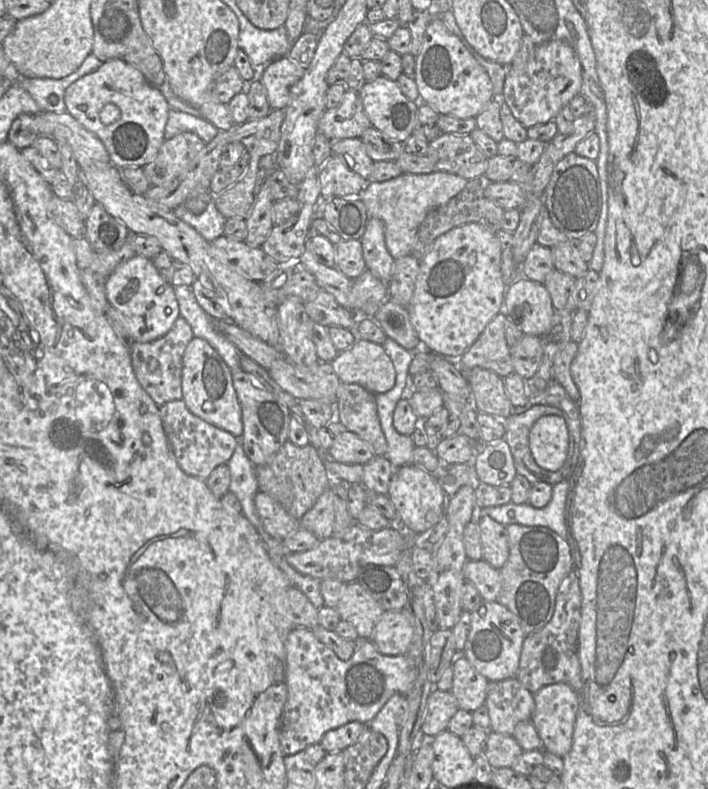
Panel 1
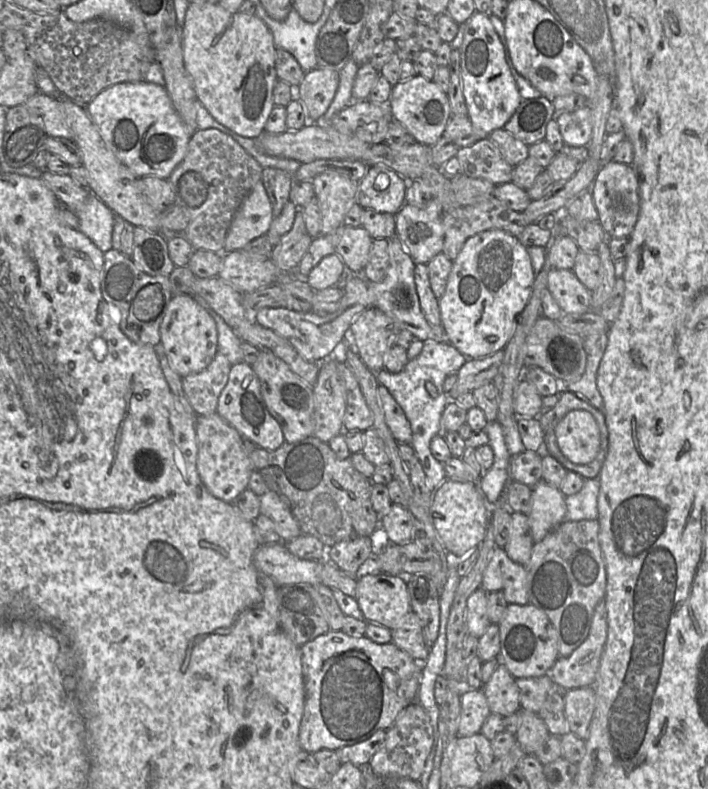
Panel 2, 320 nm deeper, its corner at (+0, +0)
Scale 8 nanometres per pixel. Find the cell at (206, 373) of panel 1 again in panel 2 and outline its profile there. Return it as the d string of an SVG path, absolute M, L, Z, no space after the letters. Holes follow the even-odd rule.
M245 362L231 366L227 384L218 399L216 413L243 438L258 447L275 450L285 443L280 424L271 415L262 398L259 379Z

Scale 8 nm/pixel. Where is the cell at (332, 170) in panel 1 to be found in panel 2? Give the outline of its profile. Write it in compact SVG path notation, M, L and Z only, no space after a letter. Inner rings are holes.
M368 165L366 174L358 181L356 202L364 209L395 215L406 204L405 194L408 183L405 178L388 167Z

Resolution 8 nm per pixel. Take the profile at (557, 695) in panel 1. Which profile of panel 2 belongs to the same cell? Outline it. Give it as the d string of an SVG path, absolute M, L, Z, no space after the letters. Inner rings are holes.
M582 687L563 691L565 717L570 732L586 740L595 705L593 687Z

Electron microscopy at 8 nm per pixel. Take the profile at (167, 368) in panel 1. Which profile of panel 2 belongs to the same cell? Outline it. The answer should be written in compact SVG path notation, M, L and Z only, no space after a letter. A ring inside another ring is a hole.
M217 352L204 370L182 378L183 392L197 416L216 413L231 366L228 359Z

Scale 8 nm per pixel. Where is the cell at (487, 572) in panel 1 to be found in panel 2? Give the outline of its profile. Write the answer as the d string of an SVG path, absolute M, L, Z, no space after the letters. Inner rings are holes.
M494 547L483 573L481 588L487 593L502 593L508 604L529 604L526 567L512 561L502 547Z

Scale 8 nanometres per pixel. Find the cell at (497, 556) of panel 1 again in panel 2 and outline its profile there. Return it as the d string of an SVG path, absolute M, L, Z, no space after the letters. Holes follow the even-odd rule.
M513 512L511 517L511 532L503 548L512 561L526 565L531 557L534 545L528 515Z

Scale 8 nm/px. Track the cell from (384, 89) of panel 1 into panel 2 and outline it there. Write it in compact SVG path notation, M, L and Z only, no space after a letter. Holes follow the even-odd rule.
M420 75L393 85L387 104L392 118L405 127L414 141L430 147L444 135L452 116L447 93L436 83Z

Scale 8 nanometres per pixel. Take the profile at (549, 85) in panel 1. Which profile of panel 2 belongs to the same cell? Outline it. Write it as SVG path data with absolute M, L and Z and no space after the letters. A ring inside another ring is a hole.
M588 106L556 116L555 121L565 145L586 147L592 136L592 112Z

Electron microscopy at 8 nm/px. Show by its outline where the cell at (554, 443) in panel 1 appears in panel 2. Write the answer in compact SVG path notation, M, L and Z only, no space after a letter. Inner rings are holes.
M569 412L557 424L555 436L563 455L576 465L591 463L599 453L600 430L589 412Z

